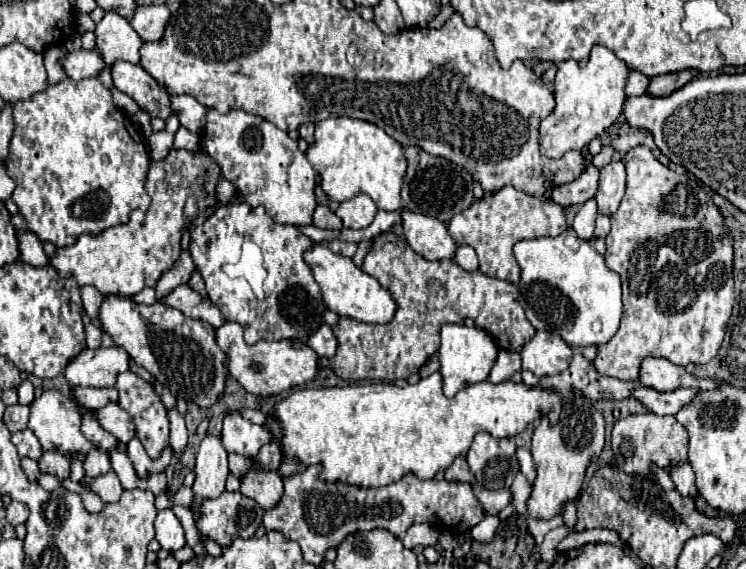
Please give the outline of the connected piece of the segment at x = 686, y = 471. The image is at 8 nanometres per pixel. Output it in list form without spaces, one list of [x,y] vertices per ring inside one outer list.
[[[675,463],[671,467],[667,467],[675,489],[683,495],[683,497],[697,497],[697,487],[695,487],[695,473],[691,463]]]

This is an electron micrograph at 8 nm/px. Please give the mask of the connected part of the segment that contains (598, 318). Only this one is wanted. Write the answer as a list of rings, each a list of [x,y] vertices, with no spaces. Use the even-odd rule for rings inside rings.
[[[567,229],[559,237],[521,241],[513,247],[513,253],[521,267],[519,287],[527,293],[527,299],[521,299],[521,307],[525,309],[527,319],[537,331],[549,331],[553,335],[559,335],[569,347],[599,347],[617,333],[621,321],[621,279],[615,271],[607,269],[605,257],[599,255],[589,241],[579,239],[573,229]]]

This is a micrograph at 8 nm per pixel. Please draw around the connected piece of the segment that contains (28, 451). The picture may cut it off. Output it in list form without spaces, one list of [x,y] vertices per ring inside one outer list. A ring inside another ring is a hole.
[[[23,429],[23,431],[15,431],[11,435],[11,443],[15,445],[17,443],[17,452],[21,458],[29,457],[31,459],[39,459],[41,453],[39,453],[39,447],[37,445],[37,437],[33,435],[31,429]]]

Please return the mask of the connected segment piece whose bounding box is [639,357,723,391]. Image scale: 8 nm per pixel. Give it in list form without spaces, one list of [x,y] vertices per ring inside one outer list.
[[[647,357],[639,369],[639,383],[645,387],[653,387],[655,391],[673,391],[679,387],[699,387],[699,389],[715,389],[723,381],[697,379],[687,373],[685,367],[675,365],[663,357]]]

